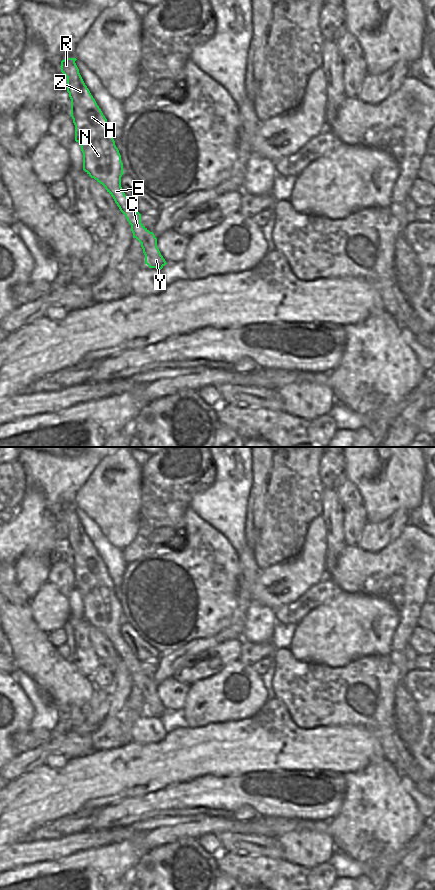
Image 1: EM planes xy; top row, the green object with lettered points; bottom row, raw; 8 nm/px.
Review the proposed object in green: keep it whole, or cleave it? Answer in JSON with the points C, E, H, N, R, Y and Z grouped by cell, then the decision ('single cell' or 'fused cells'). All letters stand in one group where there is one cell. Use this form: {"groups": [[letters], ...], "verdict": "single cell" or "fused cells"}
{"groups": [["C", "E", "H", "N", "R", "Y", "Z"]], "verdict": "single cell"}

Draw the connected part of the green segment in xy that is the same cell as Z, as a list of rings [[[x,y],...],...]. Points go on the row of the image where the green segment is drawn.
[[[76,58],[61,61],[61,72],[67,77],[67,92],[71,99],[71,117],[75,125],[75,141],[83,153],[83,170],[102,184],[113,197],[131,225],[133,238],[140,243],[149,268],[161,270],[167,263],[157,247],[157,238],[141,223],[141,214],[133,207],[121,187],[123,163],[113,139],[113,133],[85,85]]]

